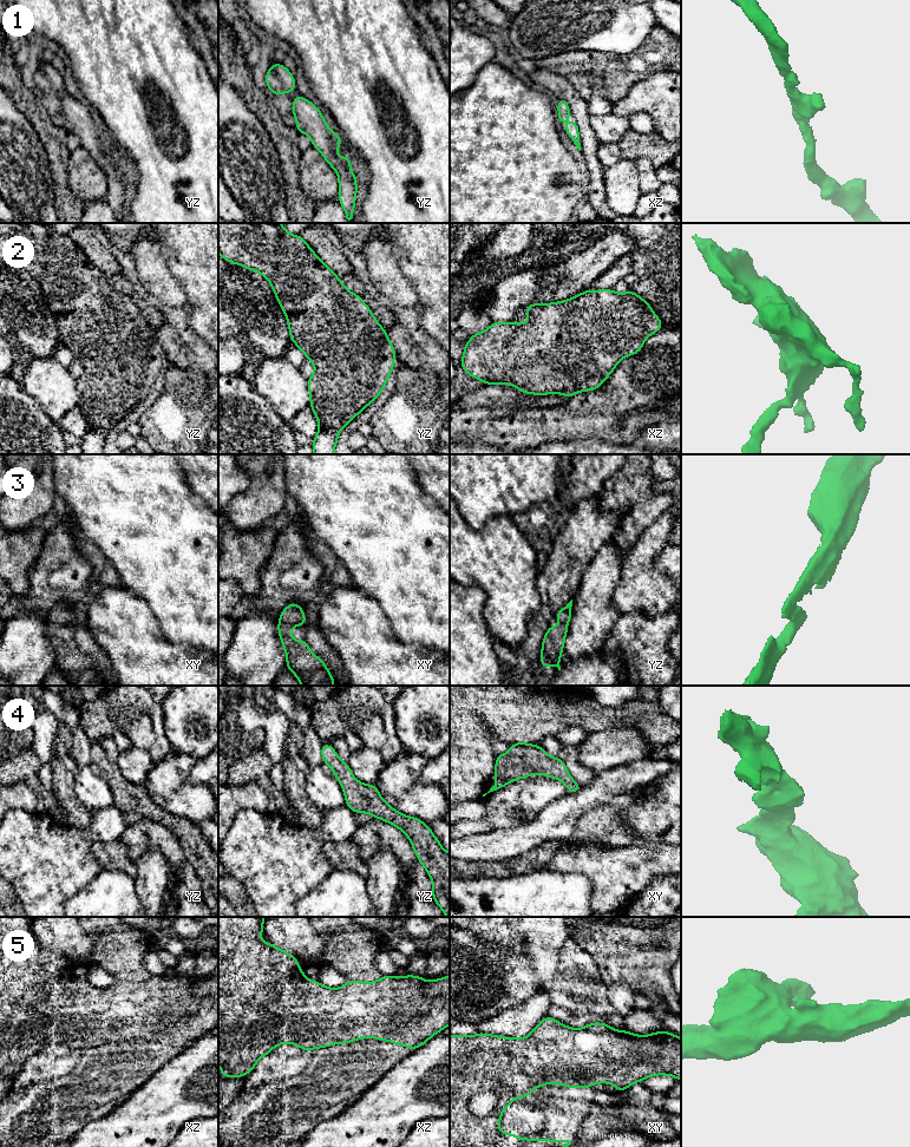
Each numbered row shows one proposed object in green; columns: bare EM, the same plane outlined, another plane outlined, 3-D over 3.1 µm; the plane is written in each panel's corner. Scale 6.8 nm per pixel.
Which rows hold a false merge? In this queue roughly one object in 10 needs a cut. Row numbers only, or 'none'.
none

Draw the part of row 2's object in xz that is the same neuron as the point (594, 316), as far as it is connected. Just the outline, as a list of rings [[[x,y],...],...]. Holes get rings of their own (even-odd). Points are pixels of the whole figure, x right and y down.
[[[613,289],[585,290],[577,296],[570,297],[567,301],[544,304],[528,304],[525,306],[525,310],[529,314],[529,321],[523,325],[512,323],[511,321],[492,322],[486,330],[471,335],[470,341],[464,346],[464,354],[460,361],[460,367],[470,376],[482,380],[485,385],[512,385],[522,393],[526,394],[546,395],[550,393],[559,393],[567,398],[570,398],[578,392],[594,391],[598,388],[607,380],[610,373],[616,368],[616,365],[621,359],[640,352],[643,348],[644,340],[655,332],[663,328],[661,320],[655,315],[650,304],[631,290],[628,290],[624,294],[617,294]]]

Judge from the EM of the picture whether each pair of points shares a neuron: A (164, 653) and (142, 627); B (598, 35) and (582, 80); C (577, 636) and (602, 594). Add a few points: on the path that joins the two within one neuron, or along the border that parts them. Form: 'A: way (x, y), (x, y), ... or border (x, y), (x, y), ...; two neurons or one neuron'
A: way (158, 647), (144, 633); one neuron
B: border (565, 51), (603, 51), (620, 54); two neurons
C: way (588, 626), (591, 621), (591, 604); one neuron

